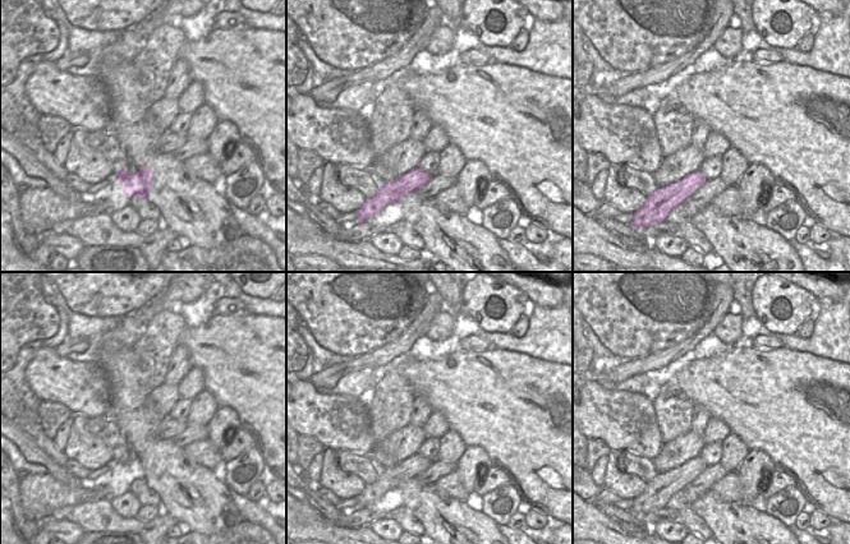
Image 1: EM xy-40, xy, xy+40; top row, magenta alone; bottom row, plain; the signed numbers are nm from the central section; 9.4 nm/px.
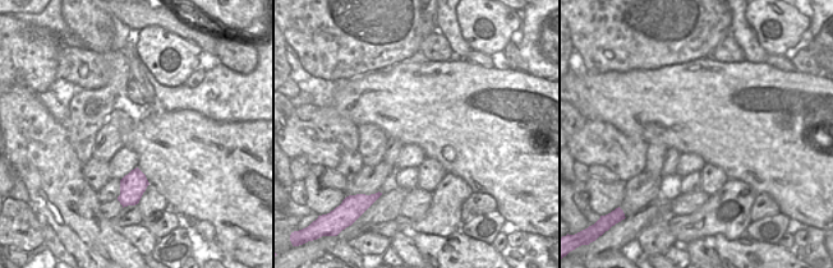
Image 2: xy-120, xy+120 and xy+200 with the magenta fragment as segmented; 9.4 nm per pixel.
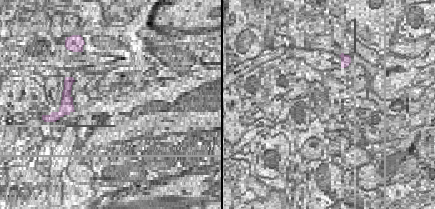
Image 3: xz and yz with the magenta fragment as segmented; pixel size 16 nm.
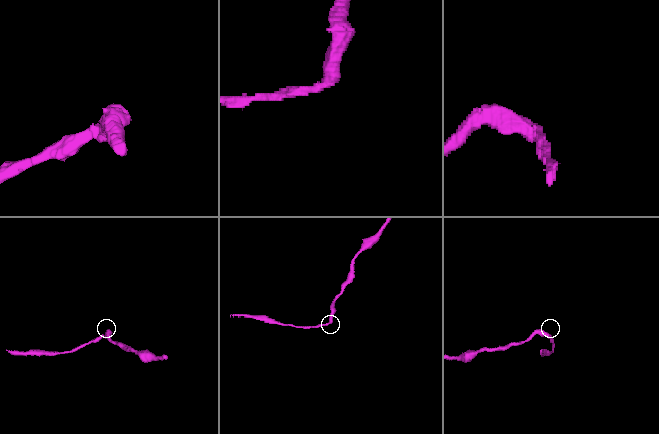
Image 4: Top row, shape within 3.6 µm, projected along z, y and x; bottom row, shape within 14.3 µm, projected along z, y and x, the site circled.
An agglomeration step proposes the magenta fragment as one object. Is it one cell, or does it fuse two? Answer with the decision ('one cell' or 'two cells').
two cells

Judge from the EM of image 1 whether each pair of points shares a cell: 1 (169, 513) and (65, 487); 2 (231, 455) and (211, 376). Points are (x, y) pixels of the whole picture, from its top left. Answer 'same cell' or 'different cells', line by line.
1: same cell
2: same cell

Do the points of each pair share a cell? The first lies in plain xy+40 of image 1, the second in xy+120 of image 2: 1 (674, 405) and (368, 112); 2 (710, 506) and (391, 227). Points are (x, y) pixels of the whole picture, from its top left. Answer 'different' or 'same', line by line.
1: different
2: different

